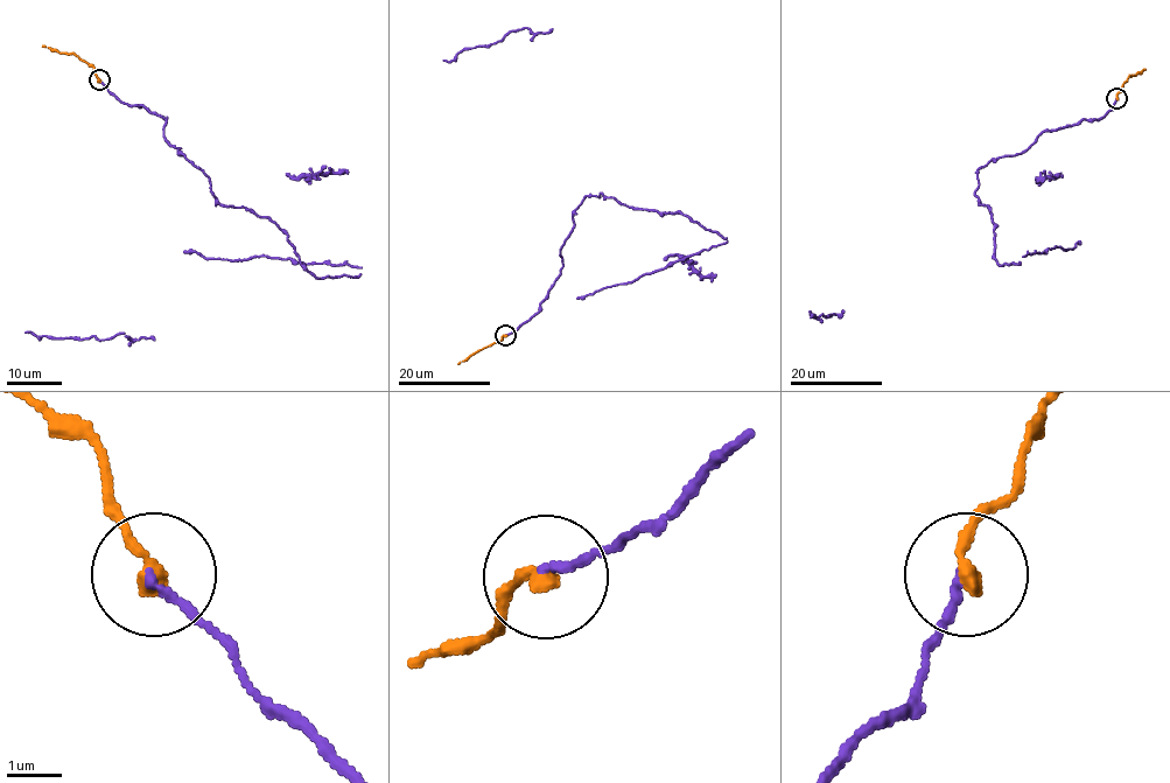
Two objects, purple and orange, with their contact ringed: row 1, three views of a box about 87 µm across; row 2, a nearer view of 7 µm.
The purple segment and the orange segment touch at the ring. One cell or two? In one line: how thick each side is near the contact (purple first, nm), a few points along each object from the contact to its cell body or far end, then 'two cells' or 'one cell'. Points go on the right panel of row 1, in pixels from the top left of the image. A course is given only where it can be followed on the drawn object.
140/320 nm | purple via (1116, 98), (1100, 119), (1043, 131), (1020, 153), (978, 169), (974, 195), (989, 207), (1002, 265), (1080, 244) | orange via (1118, 98), (1129, 75), (1144, 69) | one cell

